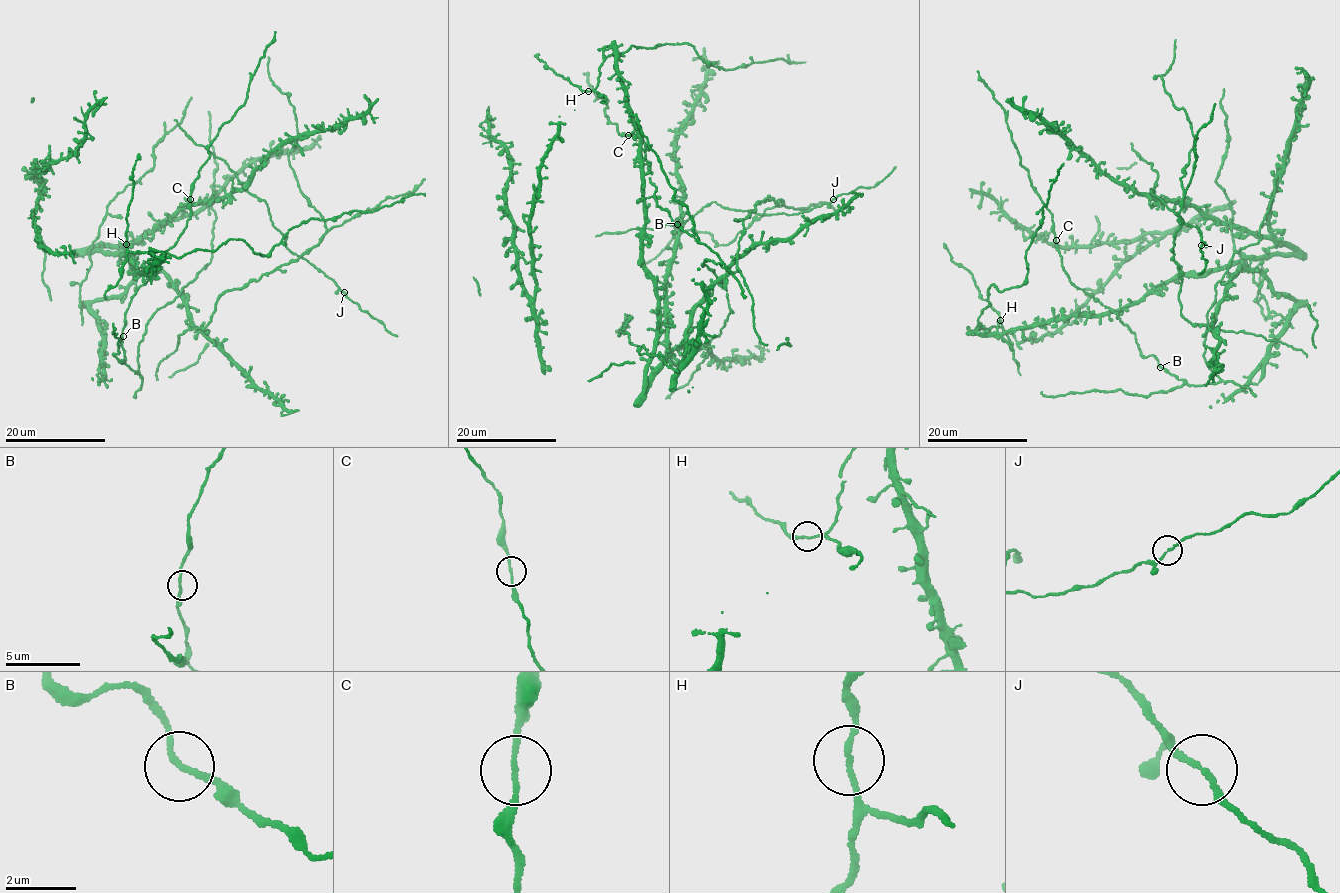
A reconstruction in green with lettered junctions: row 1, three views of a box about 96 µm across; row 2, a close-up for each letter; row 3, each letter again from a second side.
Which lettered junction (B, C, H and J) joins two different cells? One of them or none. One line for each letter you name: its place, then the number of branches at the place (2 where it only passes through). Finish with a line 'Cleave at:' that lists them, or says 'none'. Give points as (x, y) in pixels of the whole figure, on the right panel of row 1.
Cleave at: none

